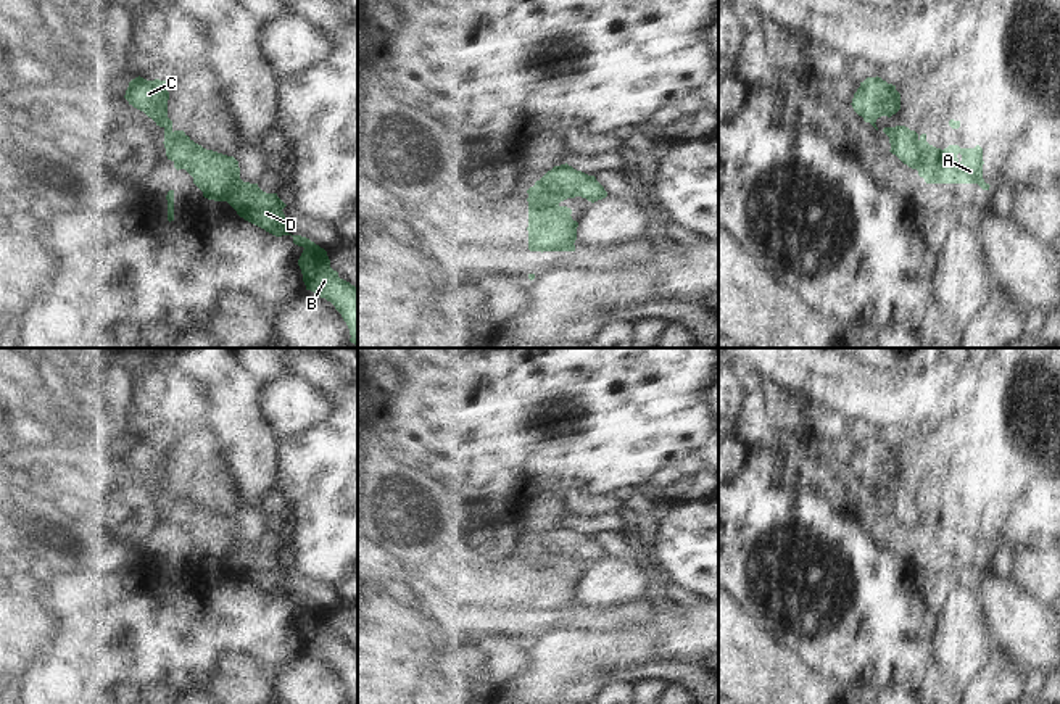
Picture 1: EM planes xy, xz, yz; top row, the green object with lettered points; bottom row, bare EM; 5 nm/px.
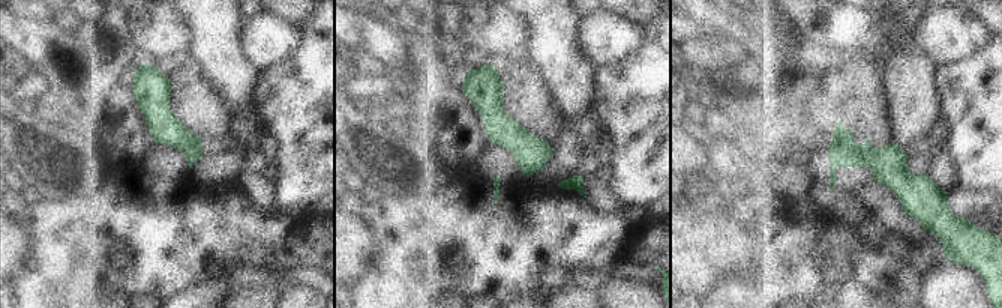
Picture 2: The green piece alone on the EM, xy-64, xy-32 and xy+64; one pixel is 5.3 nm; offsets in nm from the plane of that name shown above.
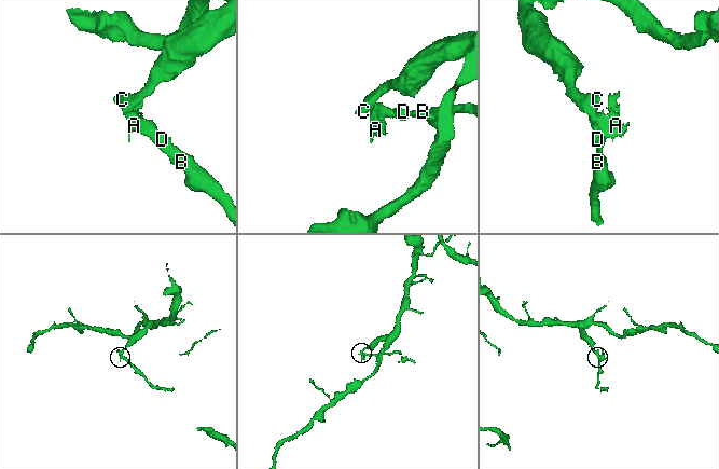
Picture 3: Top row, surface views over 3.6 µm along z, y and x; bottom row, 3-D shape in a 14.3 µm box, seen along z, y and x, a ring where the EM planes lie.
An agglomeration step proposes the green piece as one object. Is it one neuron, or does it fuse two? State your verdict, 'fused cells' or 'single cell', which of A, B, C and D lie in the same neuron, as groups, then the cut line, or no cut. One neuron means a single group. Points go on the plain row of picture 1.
fused cells; groups A / B C D; cut yz (910, 492), (917, 505), (914, 529)

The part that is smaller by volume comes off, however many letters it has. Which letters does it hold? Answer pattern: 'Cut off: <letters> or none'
Cut off: A

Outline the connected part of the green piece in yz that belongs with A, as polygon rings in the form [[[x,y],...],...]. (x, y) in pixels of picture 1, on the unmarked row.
[[[915,491],[912,495],[917,498],[918,504],[918,520],[913,530],[918,536],[925,540],[926,545],[978,545],[983,551],[989,551],[989,545],[983,540],[983,509],[976,506],[975,509],[960,509],[959,506],[949,506],[941,511],[926,503],[926,495],[918,496]]]

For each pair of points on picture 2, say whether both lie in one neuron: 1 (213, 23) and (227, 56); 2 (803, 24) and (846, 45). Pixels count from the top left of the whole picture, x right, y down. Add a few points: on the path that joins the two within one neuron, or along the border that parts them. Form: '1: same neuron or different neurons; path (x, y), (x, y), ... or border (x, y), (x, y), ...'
1: same neuron; path (216, 30), (219, 48)
2: same neuron; path (807, 39), (807, 44), (822, 59), (831, 59)

